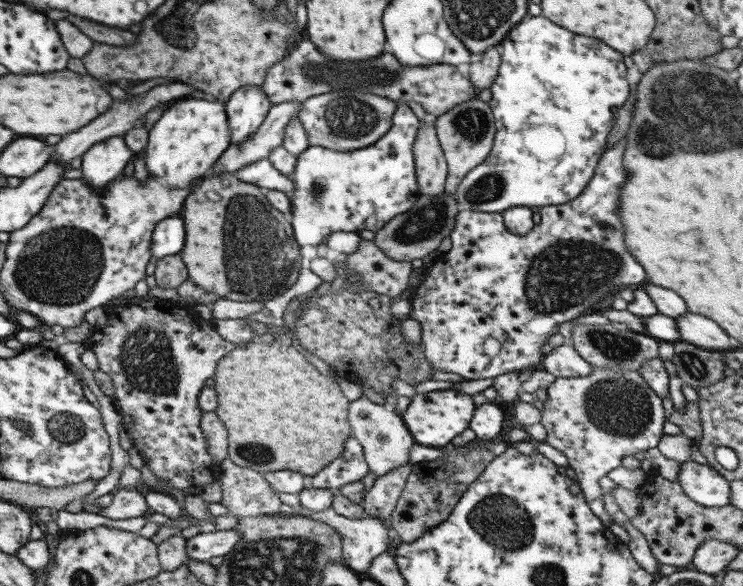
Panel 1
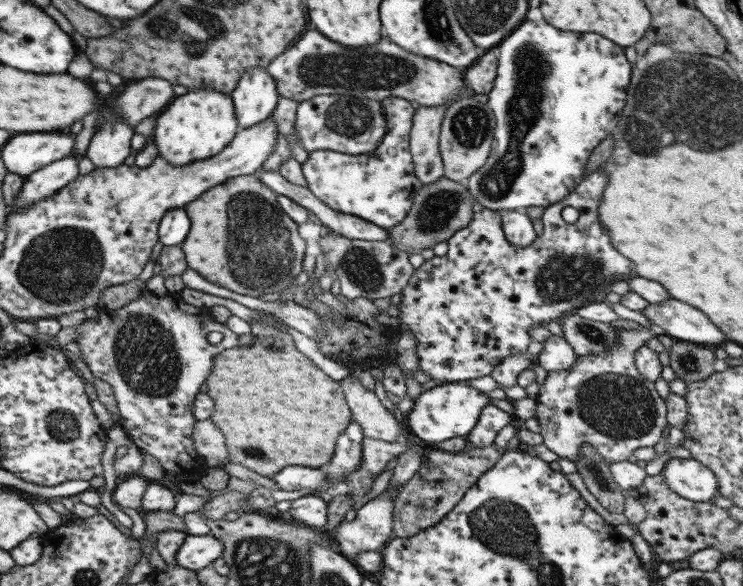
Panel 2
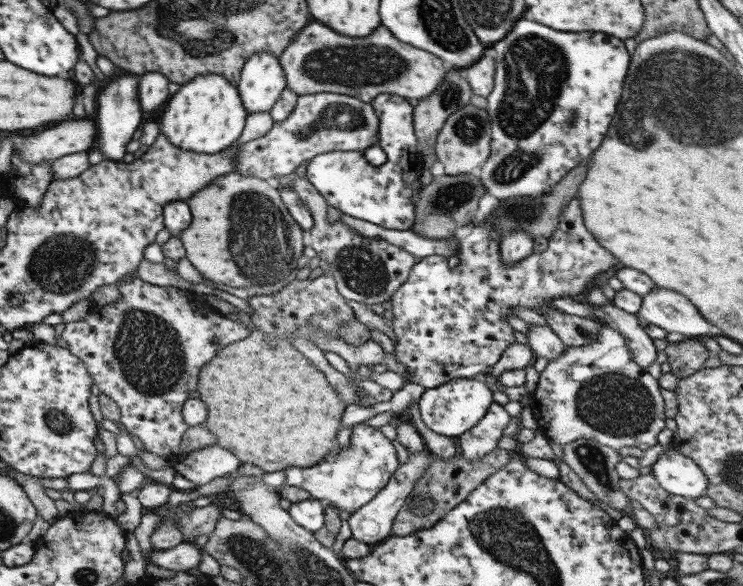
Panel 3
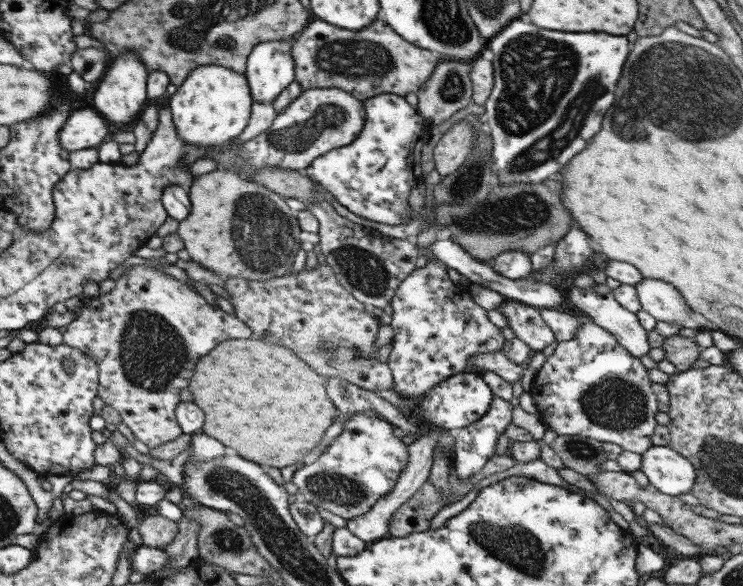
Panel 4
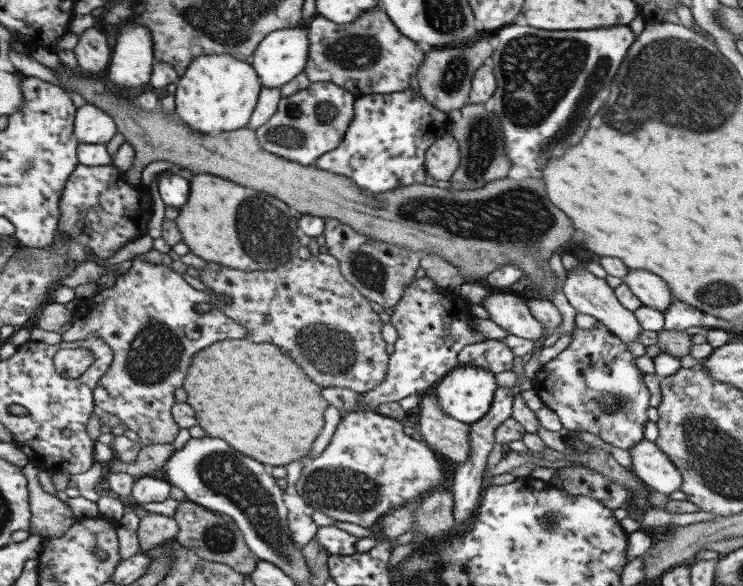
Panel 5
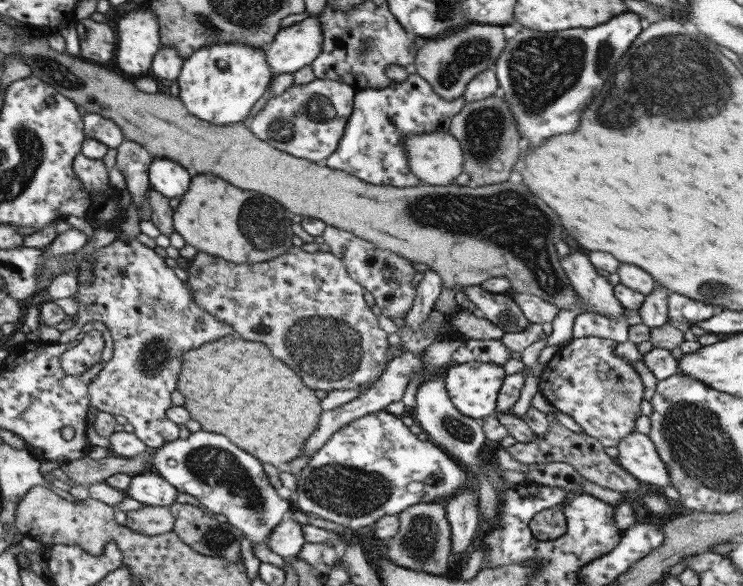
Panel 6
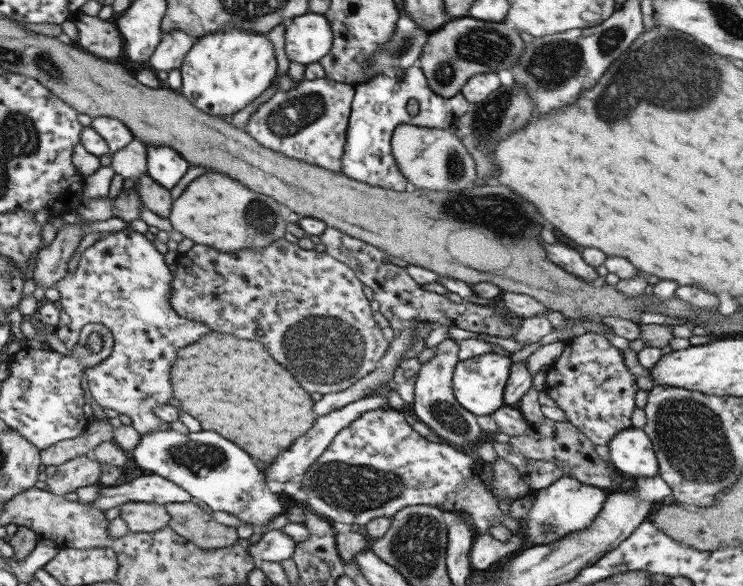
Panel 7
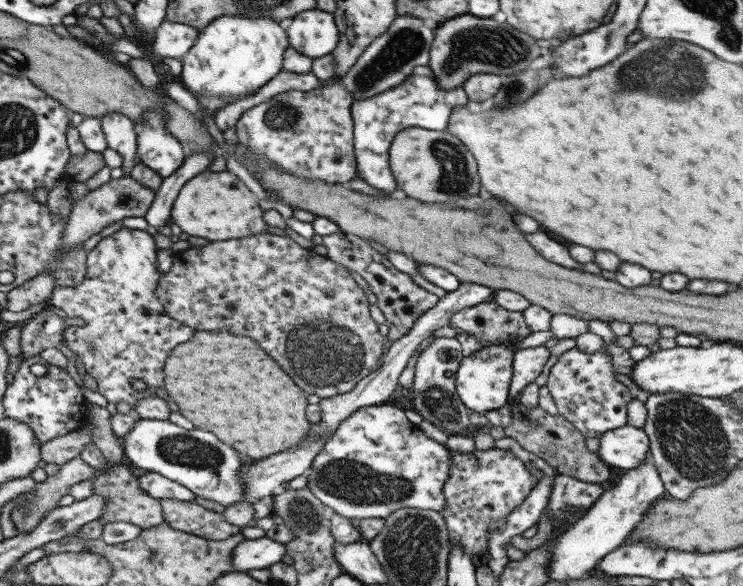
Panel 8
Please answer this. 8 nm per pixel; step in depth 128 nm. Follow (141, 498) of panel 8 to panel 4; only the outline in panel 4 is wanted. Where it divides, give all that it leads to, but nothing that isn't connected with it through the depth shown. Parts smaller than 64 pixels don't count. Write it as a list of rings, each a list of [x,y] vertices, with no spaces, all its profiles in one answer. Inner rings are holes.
[[[160,515],[147,516],[139,521],[135,527],[141,537],[142,545],[140,546],[155,549],[162,549],[166,544],[169,544],[178,532],[176,522],[167,520]]]

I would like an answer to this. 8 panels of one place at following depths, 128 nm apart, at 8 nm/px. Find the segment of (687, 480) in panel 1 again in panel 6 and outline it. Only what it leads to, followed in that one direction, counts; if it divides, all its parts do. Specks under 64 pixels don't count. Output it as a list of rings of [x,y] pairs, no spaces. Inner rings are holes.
[[[630,432],[616,444],[615,462],[633,479],[659,489],[671,486],[665,465],[659,459],[646,432]]]

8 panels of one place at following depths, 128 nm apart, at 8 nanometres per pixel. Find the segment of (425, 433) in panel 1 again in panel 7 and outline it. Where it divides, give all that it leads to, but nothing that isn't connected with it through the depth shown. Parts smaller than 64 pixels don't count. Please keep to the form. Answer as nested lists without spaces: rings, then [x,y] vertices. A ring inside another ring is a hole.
[[[490,350],[488,353],[456,362],[451,379],[452,393],[467,412],[475,416],[487,416],[504,405],[502,396],[510,371],[509,357],[510,355],[503,356]]]

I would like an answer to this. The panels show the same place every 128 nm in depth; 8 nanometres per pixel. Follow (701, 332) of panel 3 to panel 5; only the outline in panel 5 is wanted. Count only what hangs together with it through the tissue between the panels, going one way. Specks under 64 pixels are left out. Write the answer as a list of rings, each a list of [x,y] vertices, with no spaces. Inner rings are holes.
[[[628,269],[622,282],[643,305],[656,308],[659,312],[665,311],[673,299],[663,279],[647,271]]]

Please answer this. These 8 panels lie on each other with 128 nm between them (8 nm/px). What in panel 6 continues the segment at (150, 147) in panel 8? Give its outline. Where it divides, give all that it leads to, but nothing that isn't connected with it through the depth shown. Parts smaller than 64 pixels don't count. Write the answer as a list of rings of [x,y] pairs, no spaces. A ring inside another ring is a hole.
[[[155,157],[148,166],[148,182],[166,199],[181,196],[188,187],[190,176],[176,162],[166,158]]]

